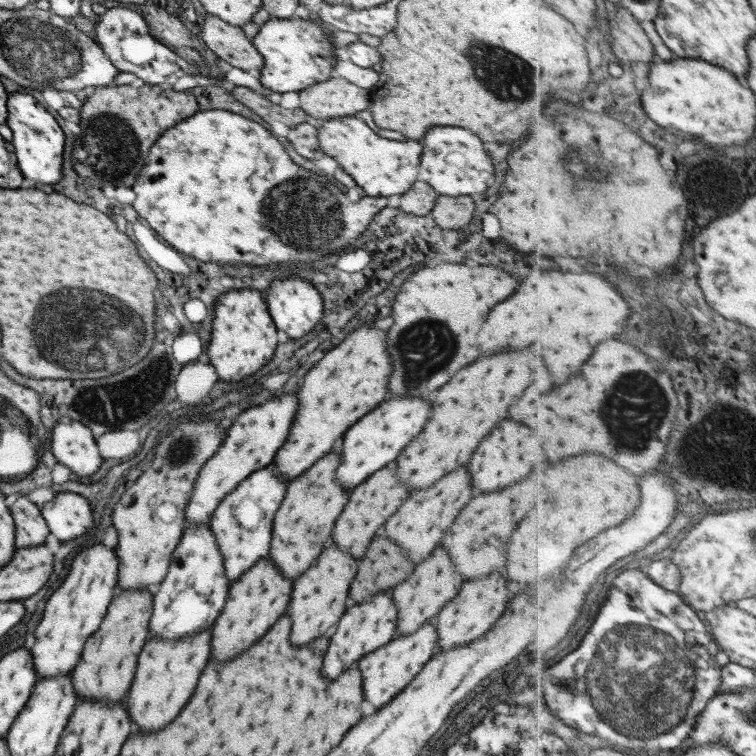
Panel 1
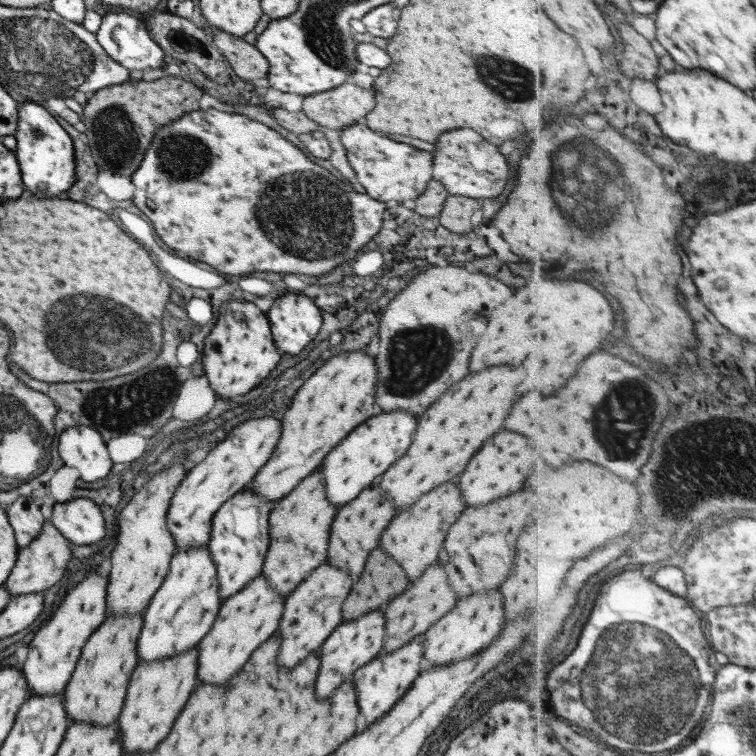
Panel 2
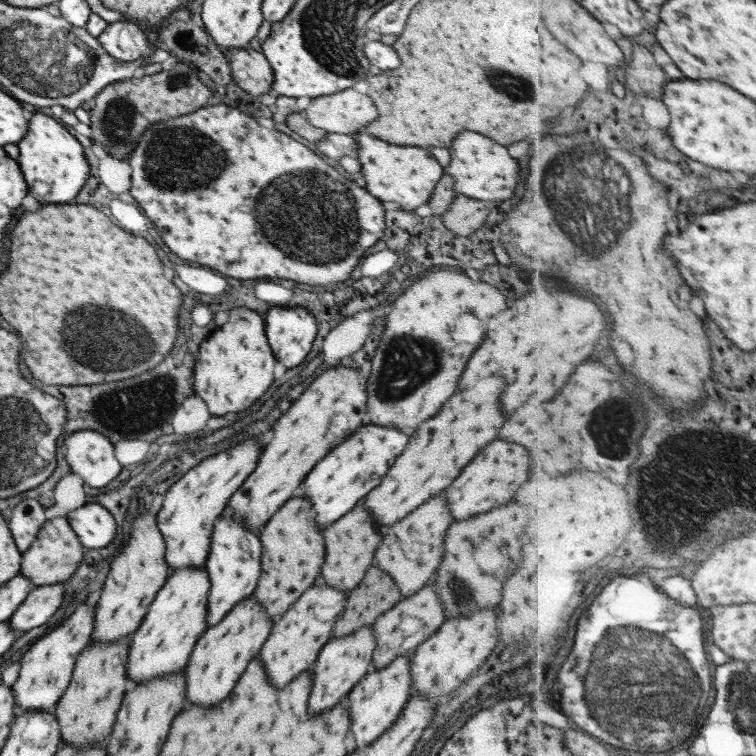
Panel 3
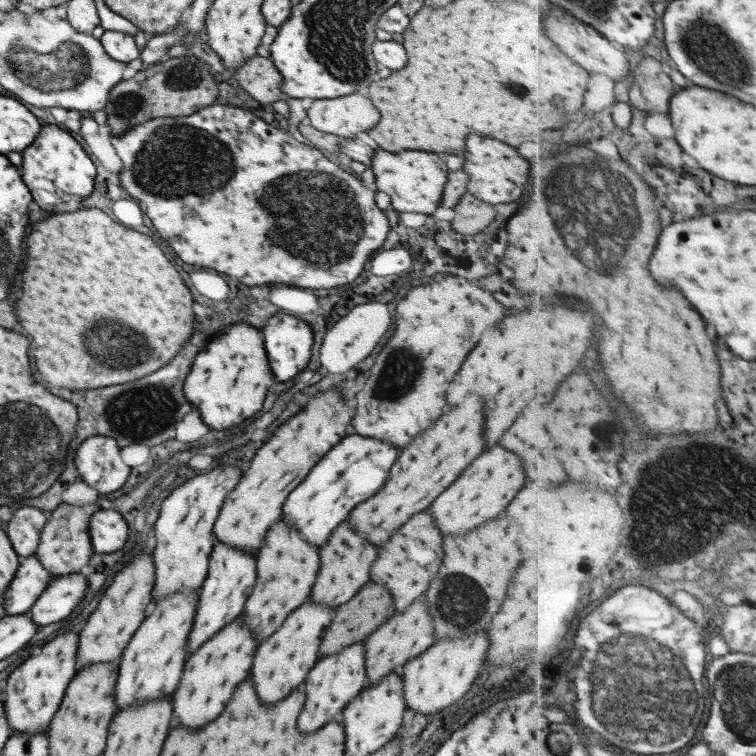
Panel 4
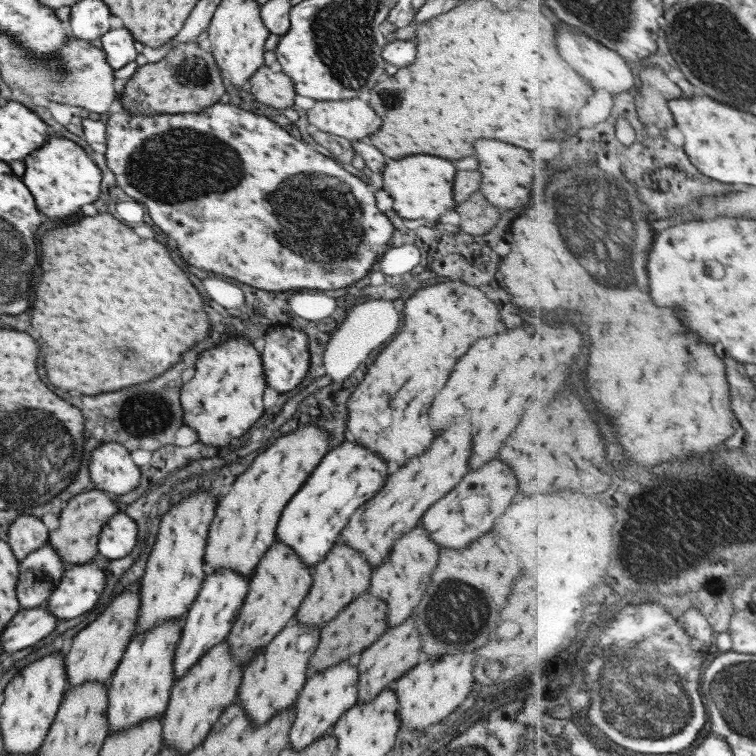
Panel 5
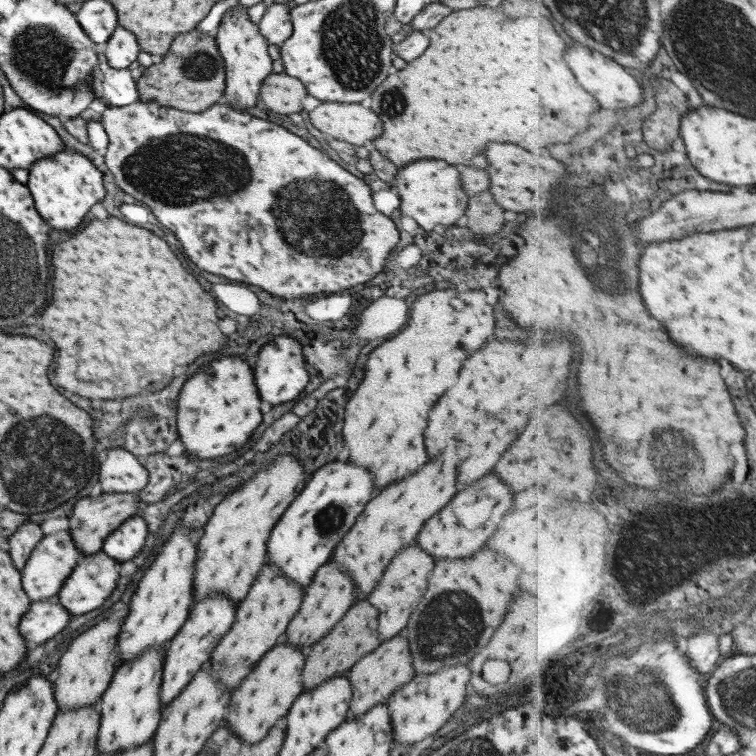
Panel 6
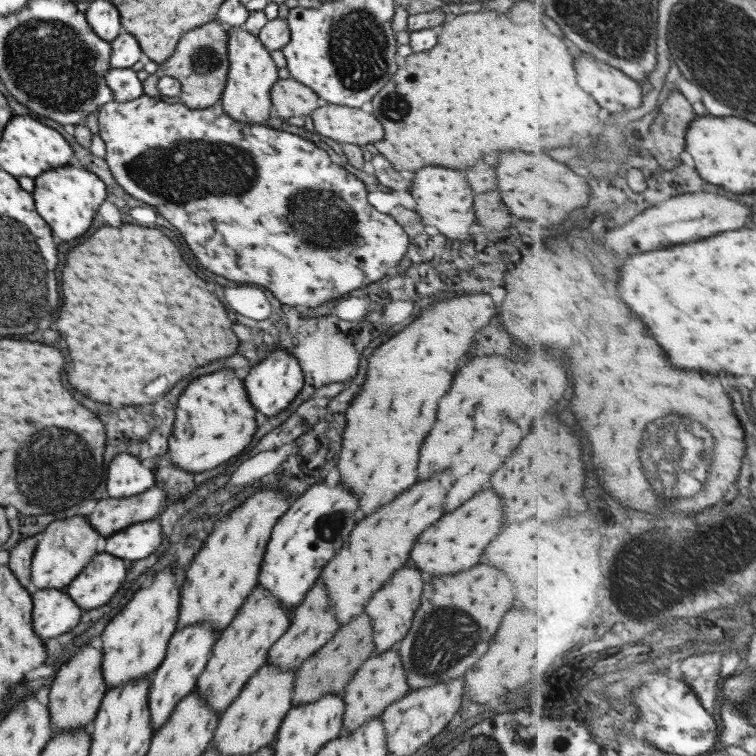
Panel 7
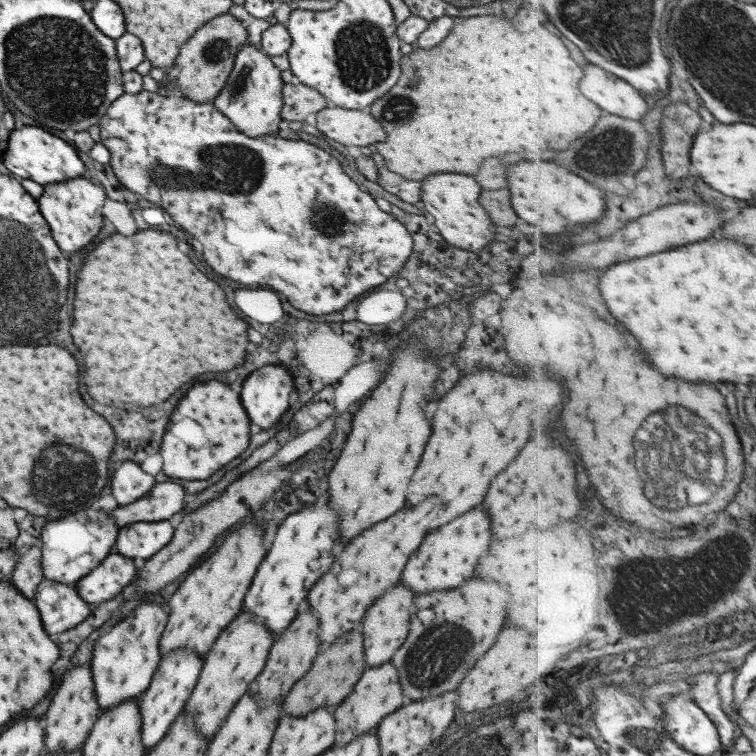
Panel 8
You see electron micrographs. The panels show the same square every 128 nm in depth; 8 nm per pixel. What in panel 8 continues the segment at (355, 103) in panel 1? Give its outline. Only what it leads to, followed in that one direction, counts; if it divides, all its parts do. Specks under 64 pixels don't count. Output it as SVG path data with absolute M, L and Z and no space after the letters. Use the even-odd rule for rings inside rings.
M333 105L316 113L316 128L322 134L347 146L368 146L386 140L384 127L371 113Z

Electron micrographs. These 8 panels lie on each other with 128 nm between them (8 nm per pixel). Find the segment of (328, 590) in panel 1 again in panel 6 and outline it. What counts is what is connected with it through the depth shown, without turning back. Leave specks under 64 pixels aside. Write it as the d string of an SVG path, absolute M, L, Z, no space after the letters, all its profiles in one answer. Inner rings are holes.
M290 643L278 644L270 648L265 656L257 662L257 666L252 672L242 679L242 682L232 692L228 710L230 714L226 716L228 726L248 744L260 742L276 722L284 721L292 703L303 691L302 671L305 657L309 649L296 648Z

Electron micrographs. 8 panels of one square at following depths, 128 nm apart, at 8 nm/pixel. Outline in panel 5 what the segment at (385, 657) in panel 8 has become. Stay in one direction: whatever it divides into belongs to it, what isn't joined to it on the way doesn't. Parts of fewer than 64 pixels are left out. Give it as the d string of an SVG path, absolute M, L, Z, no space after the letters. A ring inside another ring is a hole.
M418 526L418 528L412 528L408 534L402 535L395 542L390 554L382 561L382 564L374 568L371 572L368 592L387 604L388 628L402 624L412 616L430 584L430 576L432 576L436 564L438 564L438 546L426 536L426 530L422 526Z

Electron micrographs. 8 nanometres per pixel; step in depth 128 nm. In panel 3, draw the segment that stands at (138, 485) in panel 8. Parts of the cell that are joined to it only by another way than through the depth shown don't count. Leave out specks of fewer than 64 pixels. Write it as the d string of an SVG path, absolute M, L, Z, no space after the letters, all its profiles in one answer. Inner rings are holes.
M90 430L62 437L65 459L72 473L79 474L92 488L102 488L120 477L123 466L116 460L112 442Z

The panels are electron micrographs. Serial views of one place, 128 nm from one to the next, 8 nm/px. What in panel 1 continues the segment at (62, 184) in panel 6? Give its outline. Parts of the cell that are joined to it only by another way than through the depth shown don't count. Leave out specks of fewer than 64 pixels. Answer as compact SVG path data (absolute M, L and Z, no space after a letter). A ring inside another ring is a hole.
M16 92L9 94L7 125L13 132L11 143L14 145L17 165L20 166L24 178L30 178L38 184L56 184L62 178L64 132L56 123L52 113L48 111L34 96Z

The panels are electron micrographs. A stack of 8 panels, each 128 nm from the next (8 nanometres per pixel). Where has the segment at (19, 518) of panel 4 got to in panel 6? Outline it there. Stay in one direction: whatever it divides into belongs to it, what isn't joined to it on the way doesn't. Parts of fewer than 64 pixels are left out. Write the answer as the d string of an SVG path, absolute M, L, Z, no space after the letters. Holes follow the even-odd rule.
M26 521L15 534L9 538L7 551L13 560L14 566L21 572L29 559L30 553L42 540L41 526L33 521Z

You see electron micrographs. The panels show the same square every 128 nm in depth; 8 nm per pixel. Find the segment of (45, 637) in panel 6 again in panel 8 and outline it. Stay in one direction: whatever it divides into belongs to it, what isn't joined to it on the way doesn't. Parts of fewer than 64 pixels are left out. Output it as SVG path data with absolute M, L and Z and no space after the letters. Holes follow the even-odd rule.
M43 580L38 584L33 603L41 613L43 627L48 634L58 634L78 626L90 613L89 604L78 594L74 585L64 585L52 580Z

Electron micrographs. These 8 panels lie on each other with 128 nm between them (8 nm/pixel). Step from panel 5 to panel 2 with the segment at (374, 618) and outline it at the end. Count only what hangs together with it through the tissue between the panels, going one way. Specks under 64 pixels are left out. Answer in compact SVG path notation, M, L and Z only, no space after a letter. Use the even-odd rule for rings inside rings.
M380 547L368 555L364 570L359 575L355 578L350 594L343 604L344 621L357 619L376 609L381 610L395 596L410 586L407 572L403 570L401 564L398 564L396 560L390 560L390 555L382 552Z

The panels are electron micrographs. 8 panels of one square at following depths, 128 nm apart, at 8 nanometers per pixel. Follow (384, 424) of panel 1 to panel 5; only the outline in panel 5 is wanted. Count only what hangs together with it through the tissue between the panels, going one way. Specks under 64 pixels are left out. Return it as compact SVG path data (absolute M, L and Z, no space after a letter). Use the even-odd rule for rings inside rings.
M342 442L322 457L306 483L284 507L276 530L279 543L286 544L300 555L305 565L314 568L332 550L354 511L384 486L386 478L388 468L378 454L354 442Z

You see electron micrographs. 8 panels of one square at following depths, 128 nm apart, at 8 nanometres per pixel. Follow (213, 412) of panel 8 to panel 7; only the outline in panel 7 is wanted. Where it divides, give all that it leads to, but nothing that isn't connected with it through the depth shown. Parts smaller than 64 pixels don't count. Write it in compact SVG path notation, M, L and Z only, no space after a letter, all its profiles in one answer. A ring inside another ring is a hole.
M218 370L196 378L178 400L174 430L169 438L170 460L191 473L209 471L240 454L256 434L256 412L244 381L234 370Z

